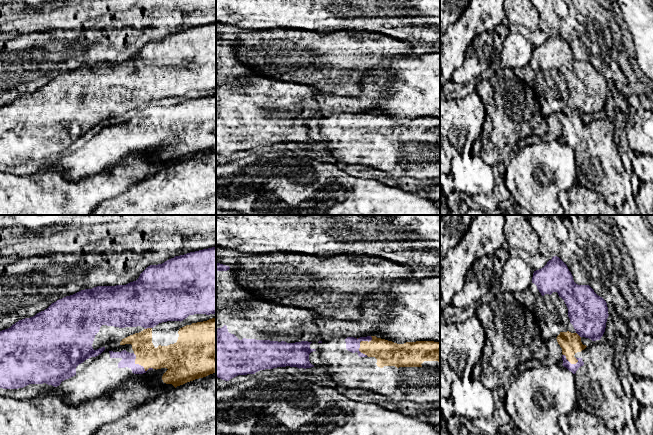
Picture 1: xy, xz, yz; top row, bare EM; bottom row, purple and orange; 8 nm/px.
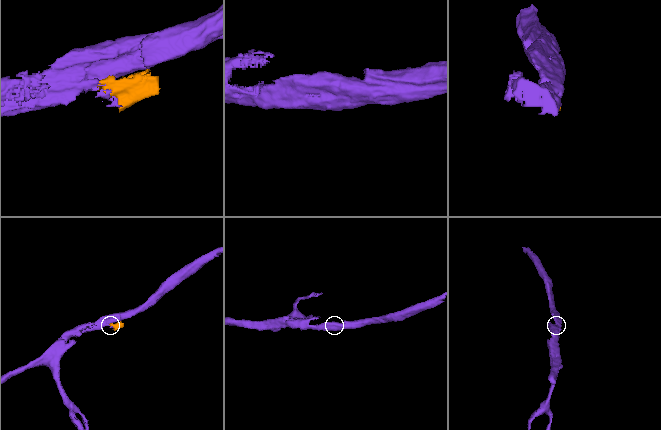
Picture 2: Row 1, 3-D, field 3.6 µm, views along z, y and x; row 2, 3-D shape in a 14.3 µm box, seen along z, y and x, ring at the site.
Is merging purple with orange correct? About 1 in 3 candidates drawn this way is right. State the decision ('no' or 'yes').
no

